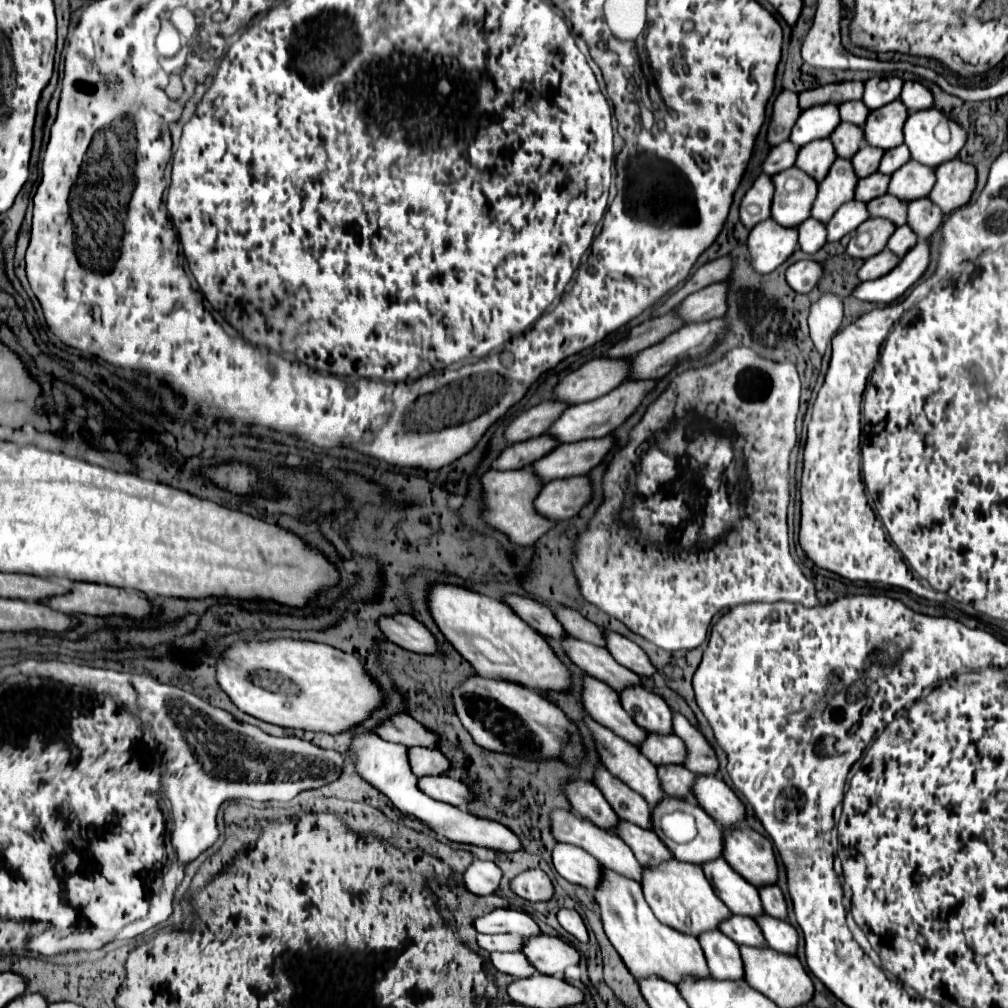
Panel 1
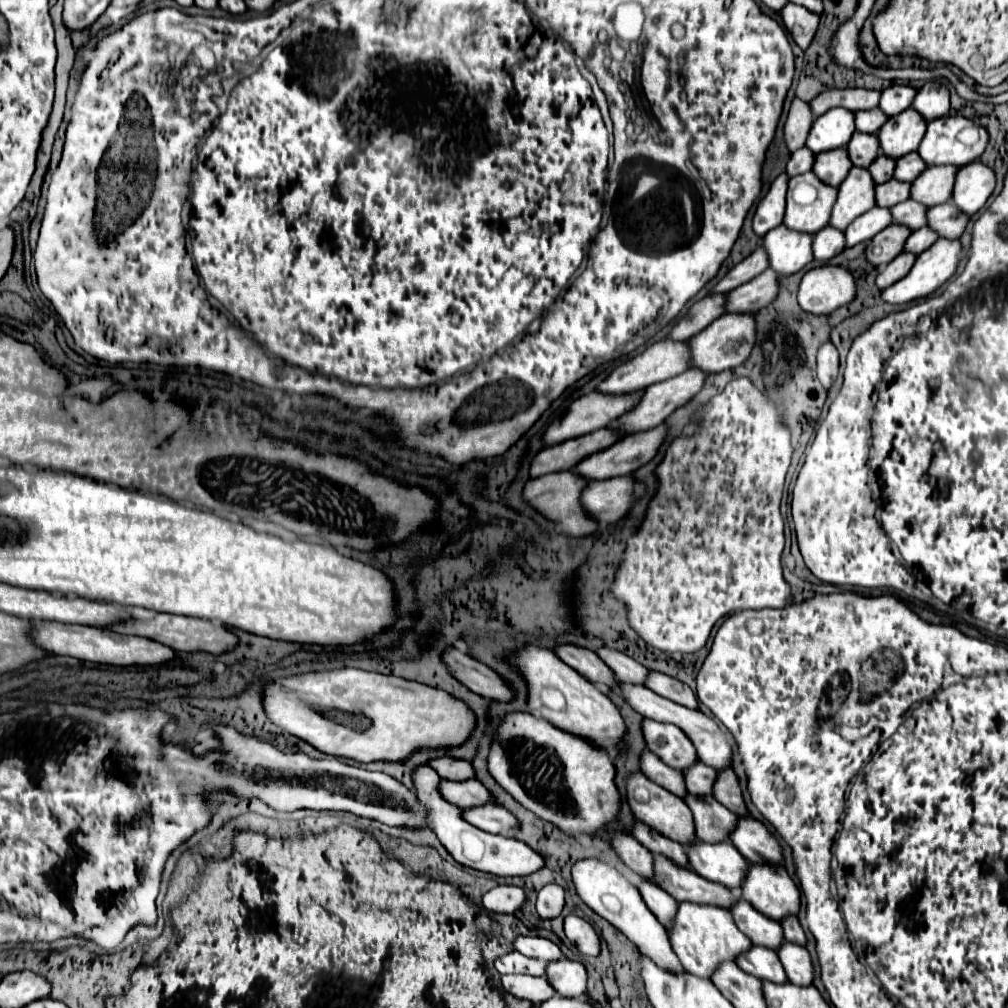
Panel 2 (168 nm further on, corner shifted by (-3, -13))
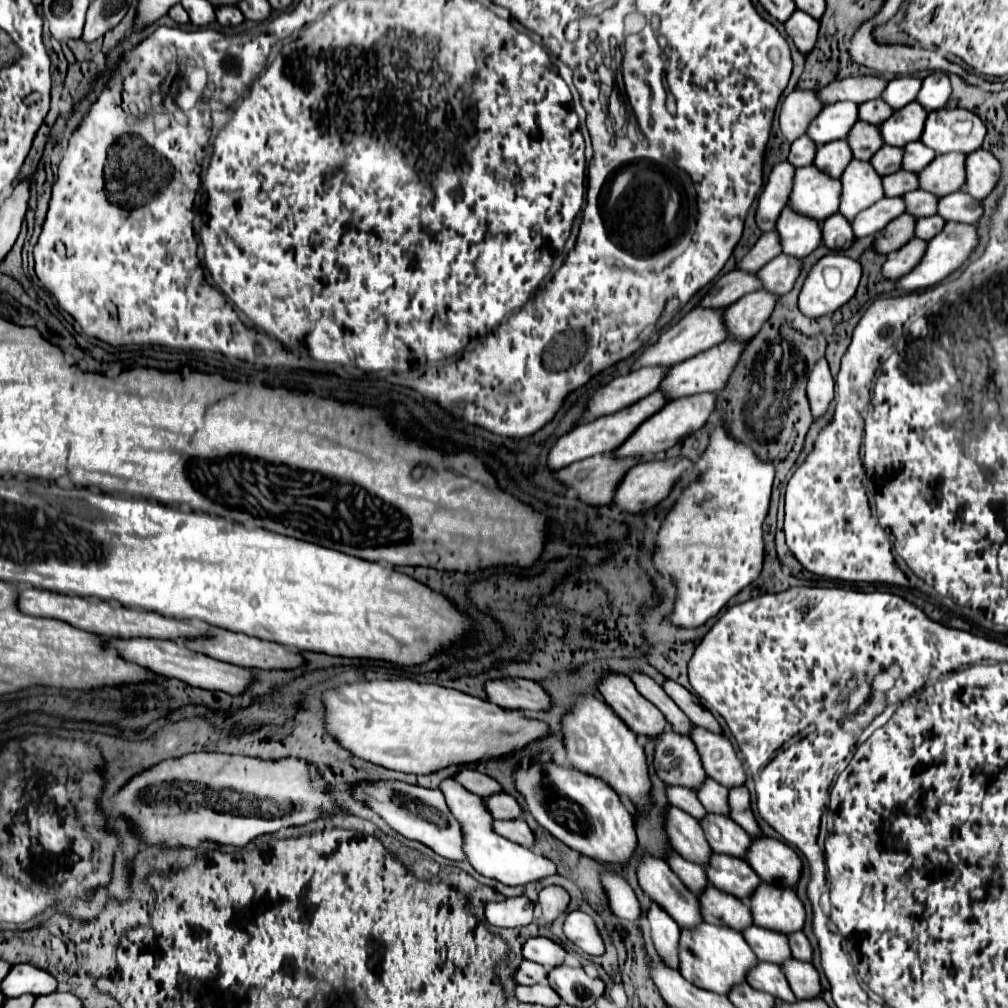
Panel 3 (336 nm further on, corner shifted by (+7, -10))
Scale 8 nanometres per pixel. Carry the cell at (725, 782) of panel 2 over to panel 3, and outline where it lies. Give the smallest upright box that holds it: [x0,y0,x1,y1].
[729,786,761,838]

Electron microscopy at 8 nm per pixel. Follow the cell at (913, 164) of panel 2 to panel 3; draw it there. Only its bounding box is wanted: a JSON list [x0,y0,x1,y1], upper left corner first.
[901,142,935,172]

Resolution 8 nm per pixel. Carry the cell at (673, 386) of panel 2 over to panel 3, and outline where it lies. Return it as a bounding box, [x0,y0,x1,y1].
[659,340,745,402]

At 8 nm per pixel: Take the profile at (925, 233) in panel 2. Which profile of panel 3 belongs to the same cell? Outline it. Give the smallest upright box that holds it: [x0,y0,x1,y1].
[915,216,945,242]

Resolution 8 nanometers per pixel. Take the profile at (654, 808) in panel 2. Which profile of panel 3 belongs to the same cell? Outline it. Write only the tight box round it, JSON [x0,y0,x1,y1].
[663,806,711,866]

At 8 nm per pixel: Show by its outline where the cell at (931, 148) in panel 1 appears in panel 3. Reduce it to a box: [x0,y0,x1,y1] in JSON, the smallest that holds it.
[919,108,985,154]

